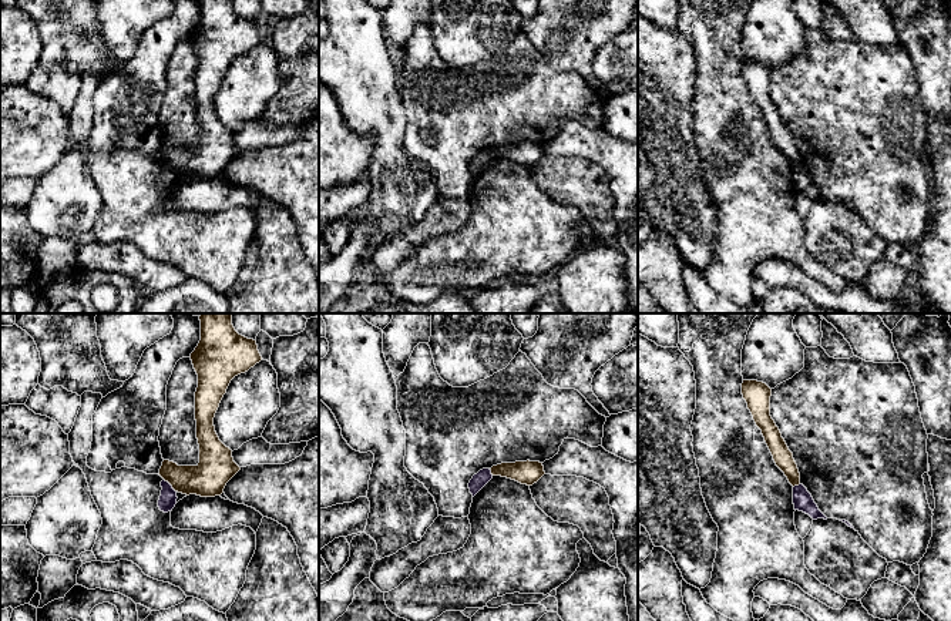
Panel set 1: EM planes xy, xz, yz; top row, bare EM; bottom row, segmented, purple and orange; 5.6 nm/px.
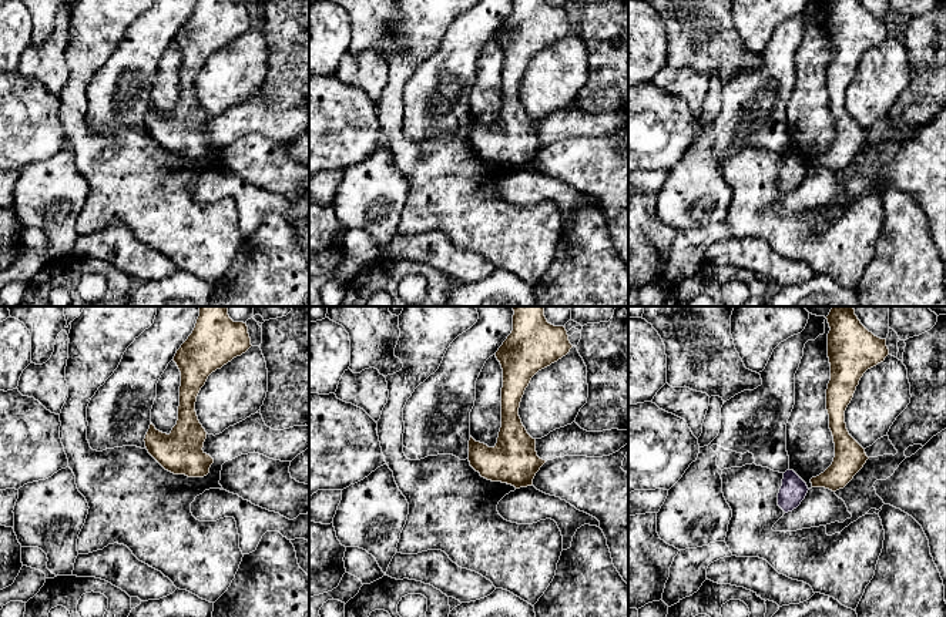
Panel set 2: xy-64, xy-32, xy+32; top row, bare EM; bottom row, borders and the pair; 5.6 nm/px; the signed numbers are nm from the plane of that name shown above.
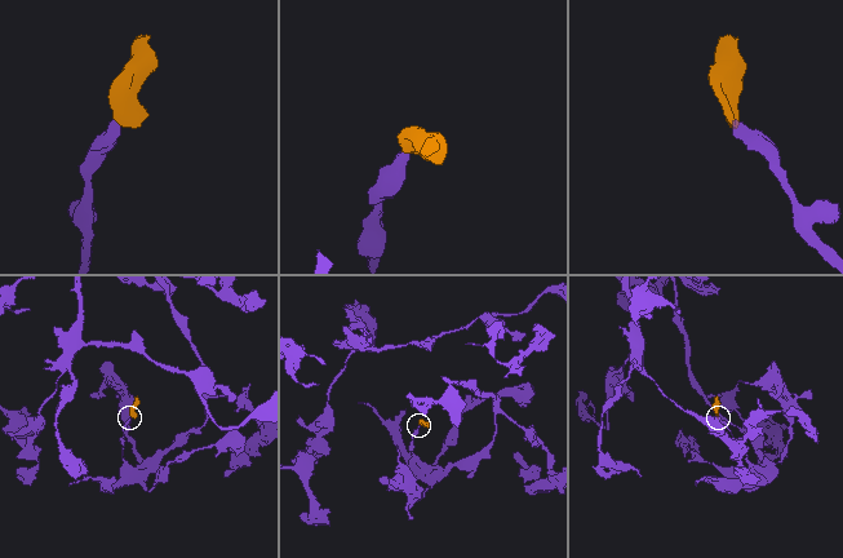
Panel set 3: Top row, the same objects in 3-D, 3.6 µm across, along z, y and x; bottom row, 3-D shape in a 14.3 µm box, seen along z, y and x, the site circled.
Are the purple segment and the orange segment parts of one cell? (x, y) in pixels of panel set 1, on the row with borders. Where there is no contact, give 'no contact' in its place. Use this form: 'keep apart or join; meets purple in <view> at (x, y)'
keep apart; meets purple in xy at (171, 486)

